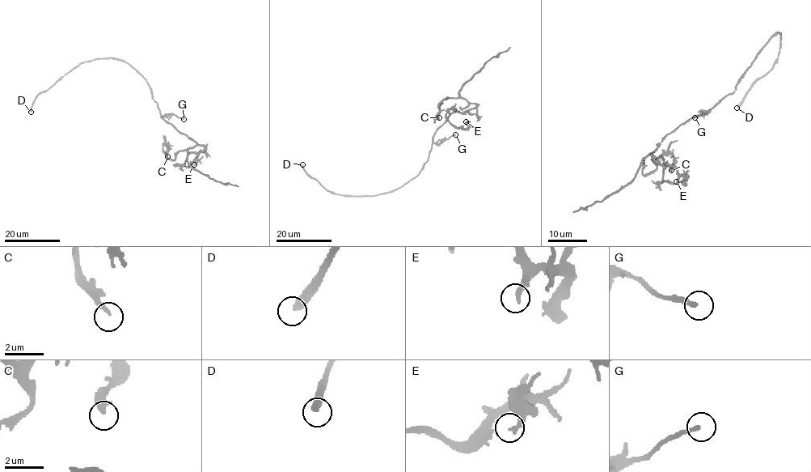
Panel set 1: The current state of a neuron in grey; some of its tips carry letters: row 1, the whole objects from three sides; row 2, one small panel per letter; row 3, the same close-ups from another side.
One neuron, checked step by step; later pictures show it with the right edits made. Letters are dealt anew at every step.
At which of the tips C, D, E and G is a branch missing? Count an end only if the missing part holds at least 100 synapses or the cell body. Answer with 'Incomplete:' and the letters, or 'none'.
Incomplete: D

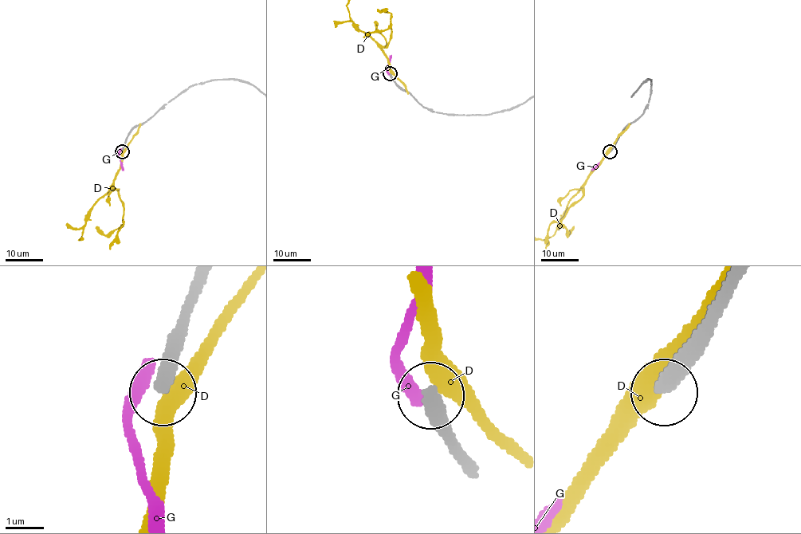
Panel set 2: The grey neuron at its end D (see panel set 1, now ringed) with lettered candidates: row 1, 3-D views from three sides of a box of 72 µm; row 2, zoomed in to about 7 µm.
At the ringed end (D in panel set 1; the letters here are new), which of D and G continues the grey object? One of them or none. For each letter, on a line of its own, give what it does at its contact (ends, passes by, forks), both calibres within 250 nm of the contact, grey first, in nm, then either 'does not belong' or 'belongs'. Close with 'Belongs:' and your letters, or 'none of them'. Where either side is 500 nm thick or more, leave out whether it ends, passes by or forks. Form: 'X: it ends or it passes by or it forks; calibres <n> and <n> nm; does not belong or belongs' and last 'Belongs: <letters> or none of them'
D: it passes by; calibres 480 and 480 nm; does not belong
G: it ends; calibres 480 and 400 nm; does not belong
Belongs: none of them

